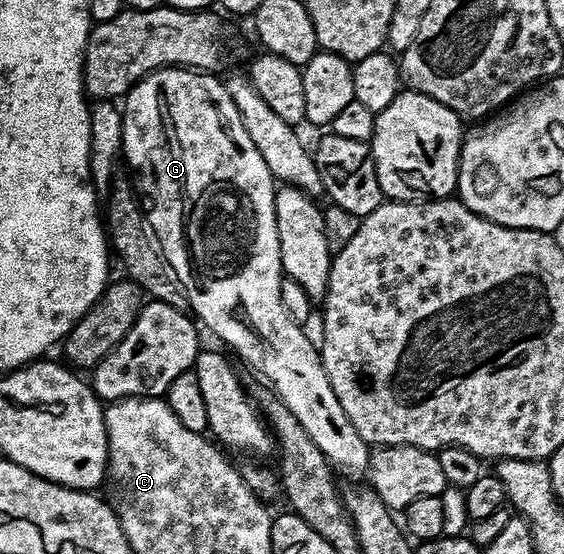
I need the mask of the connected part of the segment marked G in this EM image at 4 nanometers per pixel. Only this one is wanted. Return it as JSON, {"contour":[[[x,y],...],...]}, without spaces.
{"contour":[[[171,66],[157,68],[154,72],[149,72],[143,80],[138,80],[124,97],[126,105],[123,103],[120,108],[122,114],[121,155],[124,160],[126,156],[131,170],[134,171],[135,177],[133,176],[133,179],[136,181],[136,191],[146,203],[144,208],[146,221],[152,226],[156,238],[160,238],[160,246],[164,246],[164,258],[168,258],[172,270],[176,270],[176,278],[182,284],[182,290],[186,297],[190,299],[190,312],[197,317],[200,324],[200,319],[202,319],[203,325],[201,324],[201,327],[203,329],[205,329],[204,327],[211,328],[228,347],[235,348],[263,376],[261,379],[274,389],[274,393],[282,399],[284,406],[288,406],[288,410],[292,410],[292,414],[296,414],[296,422],[300,422],[300,426],[304,426],[304,430],[308,430],[308,438],[312,438],[312,442],[316,442],[316,446],[339,473],[342,471],[346,476],[358,476],[362,472],[363,475],[370,466],[371,449],[364,442],[364,438],[360,438],[356,426],[352,426],[352,422],[348,422],[348,414],[344,414],[344,406],[340,406],[340,402],[332,390],[332,382],[328,382],[328,374],[322,369],[322,357],[315,341],[313,344],[302,333],[304,331],[303,325],[295,322],[282,305],[280,286],[284,279],[284,273],[280,262],[280,238],[276,230],[276,214],[274,213],[276,191],[274,175],[270,173],[268,166],[264,166],[264,158],[260,158],[260,150],[256,150],[256,146],[252,146],[252,138],[248,138],[248,130],[244,130],[244,122],[240,122],[240,114],[228,94],[225,83],[221,79],[218,81],[218,78],[217,75],[201,70]]]}

